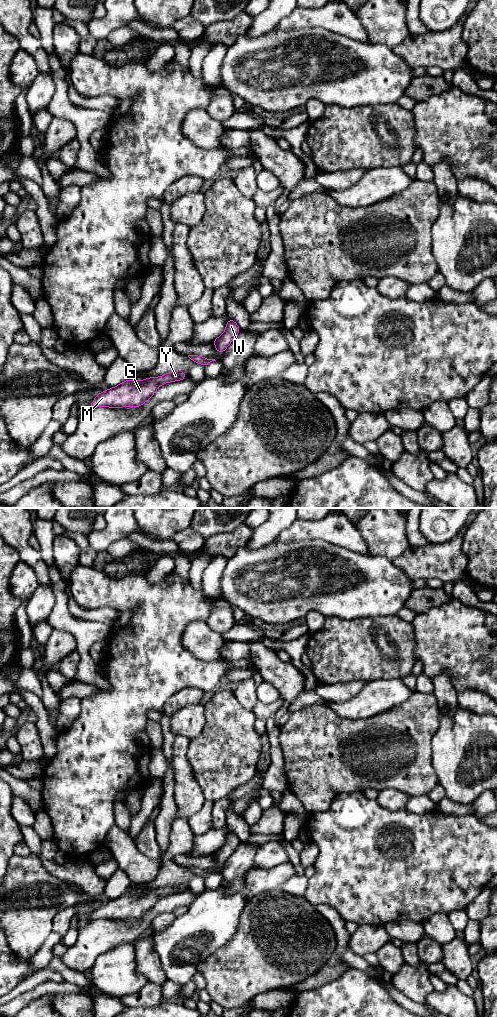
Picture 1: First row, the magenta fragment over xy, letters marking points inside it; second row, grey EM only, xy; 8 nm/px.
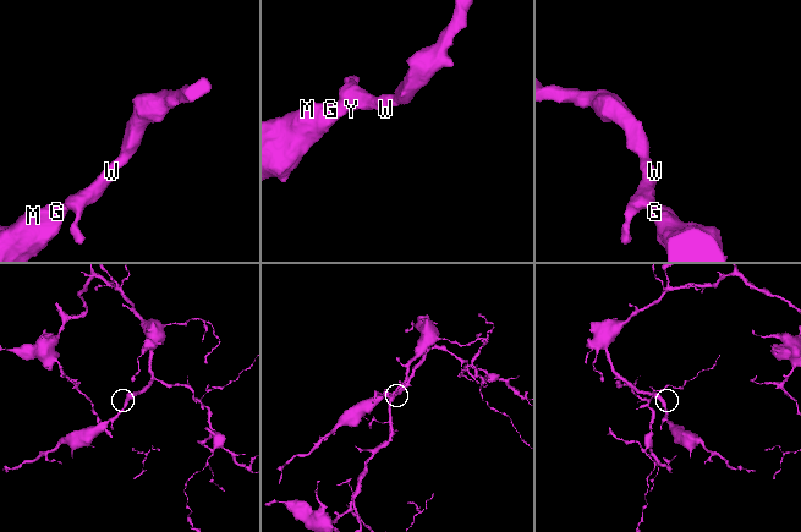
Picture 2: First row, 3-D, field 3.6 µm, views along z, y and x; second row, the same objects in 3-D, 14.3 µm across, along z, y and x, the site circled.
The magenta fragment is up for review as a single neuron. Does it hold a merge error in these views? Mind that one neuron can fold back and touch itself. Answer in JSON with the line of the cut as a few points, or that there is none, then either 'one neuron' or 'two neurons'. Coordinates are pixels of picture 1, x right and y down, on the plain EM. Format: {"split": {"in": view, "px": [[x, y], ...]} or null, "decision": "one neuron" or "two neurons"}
{"split": null, "decision": "one neuron"}

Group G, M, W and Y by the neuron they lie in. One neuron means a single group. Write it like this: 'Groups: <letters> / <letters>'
Groups: G M W Y

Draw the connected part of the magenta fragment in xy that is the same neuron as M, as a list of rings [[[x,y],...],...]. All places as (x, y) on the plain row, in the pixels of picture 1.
[[[178,879],[159,889],[141,893],[125,892],[116,899],[100,904],[92,913],[90,921],[96,919],[141,919],[156,904],[159,898],[168,894],[181,893],[187,888]]]

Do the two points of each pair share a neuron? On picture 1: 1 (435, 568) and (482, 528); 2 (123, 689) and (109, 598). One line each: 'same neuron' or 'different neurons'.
1: different neurons
2: same neuron

